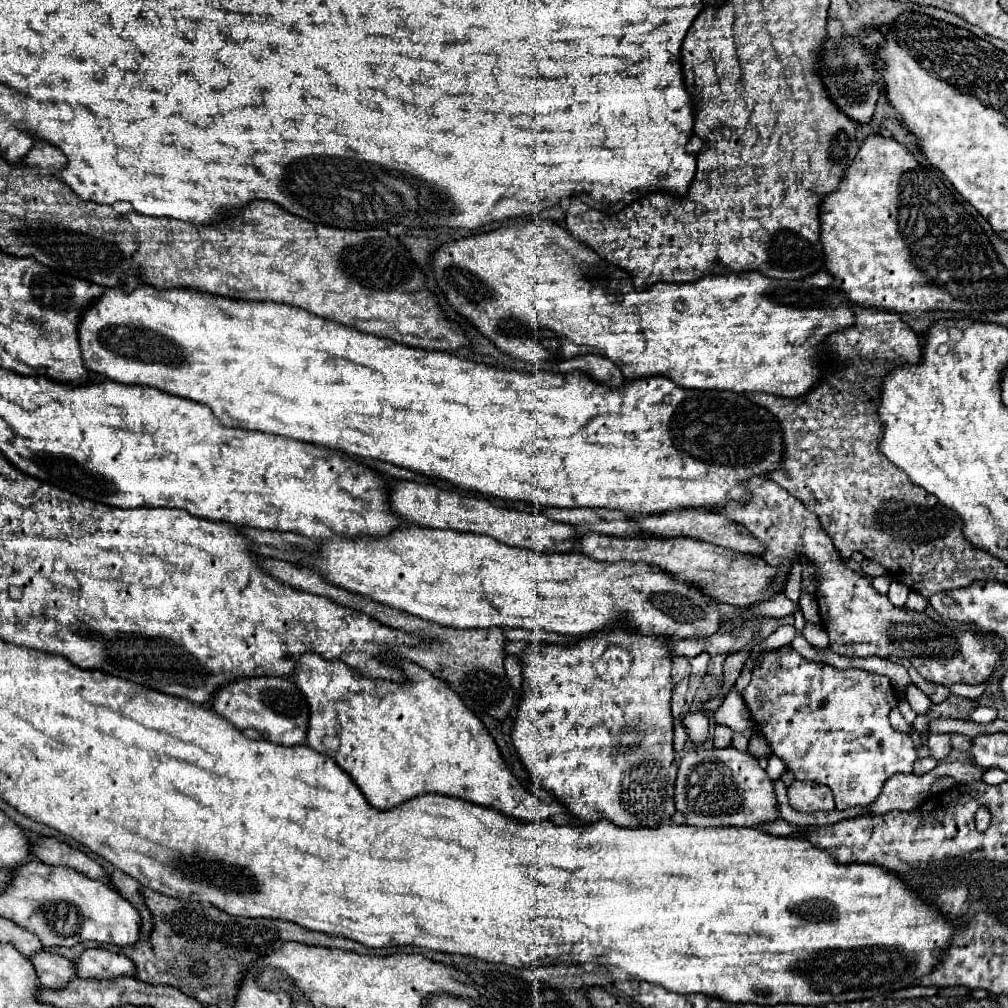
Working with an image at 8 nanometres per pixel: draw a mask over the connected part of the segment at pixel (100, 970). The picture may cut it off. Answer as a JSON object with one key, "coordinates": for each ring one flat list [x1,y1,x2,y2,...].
{"coordinates":[[85,949,75,961,73,961,77,975,91,979,91,977,119,977,119,975,135,975,133,963,125,955,117,955,107,949]]}

